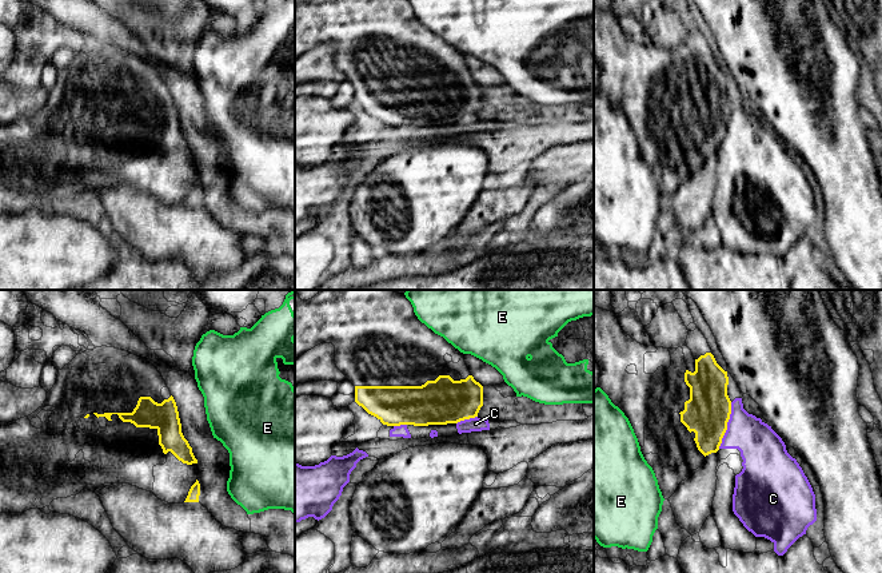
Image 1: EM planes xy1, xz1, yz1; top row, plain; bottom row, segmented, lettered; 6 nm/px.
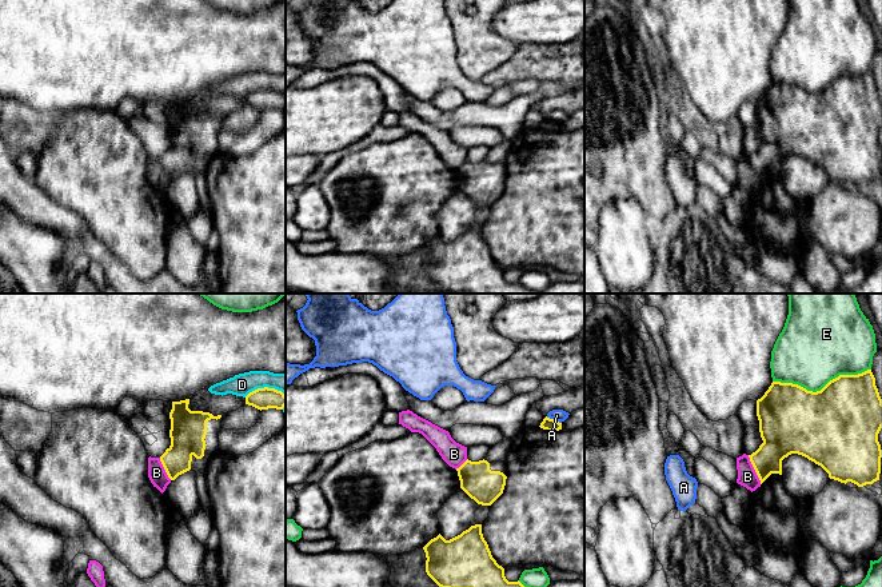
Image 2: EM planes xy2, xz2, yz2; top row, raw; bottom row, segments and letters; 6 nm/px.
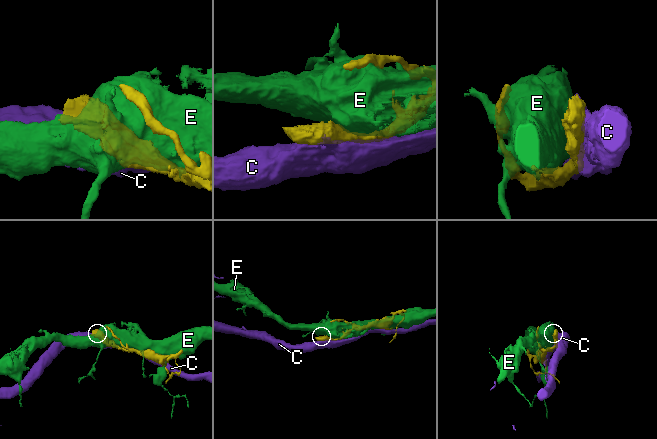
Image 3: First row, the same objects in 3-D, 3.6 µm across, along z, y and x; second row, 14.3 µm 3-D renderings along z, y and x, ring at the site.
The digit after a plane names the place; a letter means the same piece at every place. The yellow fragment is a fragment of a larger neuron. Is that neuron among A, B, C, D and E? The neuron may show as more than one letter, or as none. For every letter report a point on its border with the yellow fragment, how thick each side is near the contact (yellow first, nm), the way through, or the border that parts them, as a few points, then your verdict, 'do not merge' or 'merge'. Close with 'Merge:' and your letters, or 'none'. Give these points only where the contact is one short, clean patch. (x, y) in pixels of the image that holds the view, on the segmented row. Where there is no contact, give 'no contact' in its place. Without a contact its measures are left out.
A: xz2 (554, 420) | 80/80 nm | do not merge
B: yz2 (754, 468) | 220/120 nm | along yz2 (747, 455), (761, 483) | do not merge
C: yz1 (726, 425) | 280/260 nm | do not merge
D: xy2 (264, 387) | 130/140 nm | do not merge
E: yz2 (822, 388) | 500/440 nm | do not merge
Merge: none

